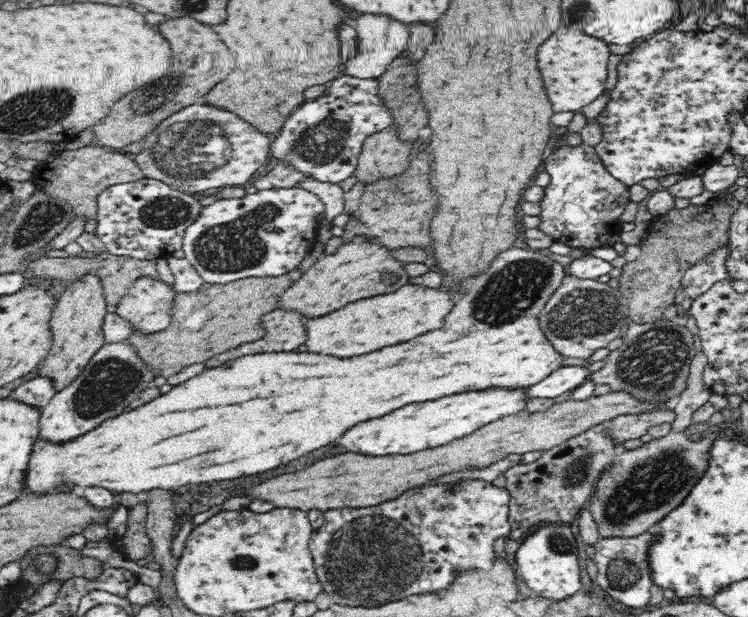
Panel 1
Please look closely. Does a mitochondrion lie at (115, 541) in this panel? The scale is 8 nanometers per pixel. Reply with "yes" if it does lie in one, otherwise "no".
no

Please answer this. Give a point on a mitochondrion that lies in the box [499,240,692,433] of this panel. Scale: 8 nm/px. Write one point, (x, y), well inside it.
(582, 314)

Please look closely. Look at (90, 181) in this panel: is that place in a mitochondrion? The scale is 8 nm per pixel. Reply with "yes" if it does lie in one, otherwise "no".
no

